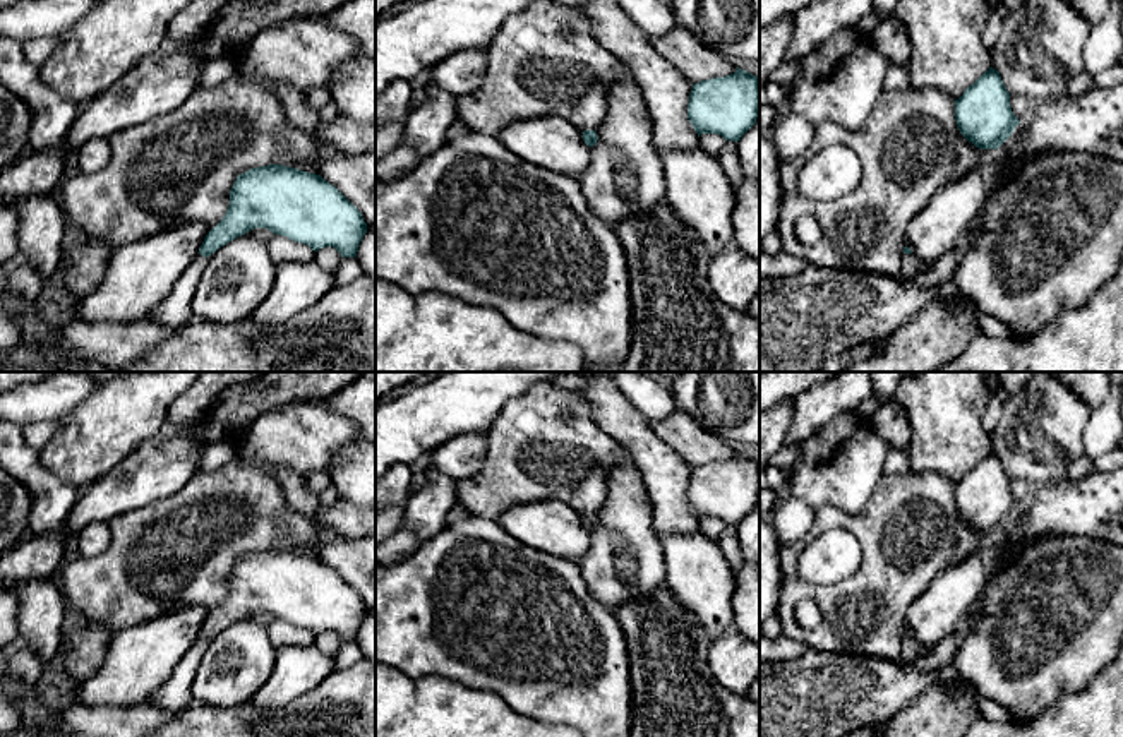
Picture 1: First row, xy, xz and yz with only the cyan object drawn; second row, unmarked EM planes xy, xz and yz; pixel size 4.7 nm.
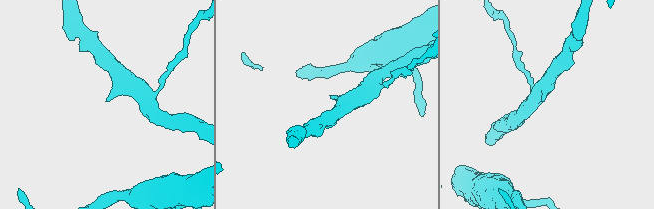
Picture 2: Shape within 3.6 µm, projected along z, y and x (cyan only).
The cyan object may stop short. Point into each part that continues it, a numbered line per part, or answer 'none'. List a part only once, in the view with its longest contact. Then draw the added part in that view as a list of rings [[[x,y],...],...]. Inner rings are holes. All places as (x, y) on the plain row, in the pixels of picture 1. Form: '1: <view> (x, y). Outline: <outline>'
1: xy (175, 693). Outline: [[[197,639],[187,655],[178,662],[170,679],[151,694],[149,704],[159,704],[170,711],[183,711],[192,704],[192,684],[199,668],[199,663],[207,648],[207,641]]]

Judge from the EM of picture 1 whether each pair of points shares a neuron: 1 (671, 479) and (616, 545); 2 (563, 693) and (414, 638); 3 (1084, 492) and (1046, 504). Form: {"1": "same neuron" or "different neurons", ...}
{"1": "different neurons", "2": "same neuron", "3": "same neuron"}

